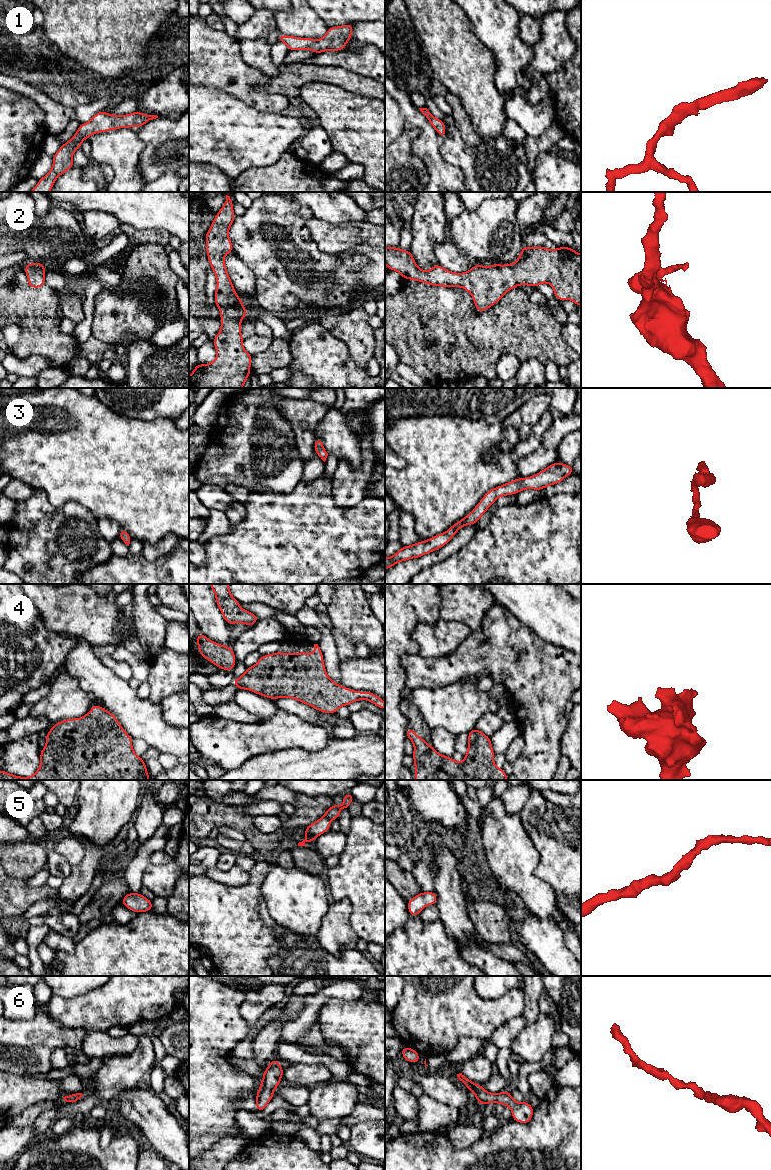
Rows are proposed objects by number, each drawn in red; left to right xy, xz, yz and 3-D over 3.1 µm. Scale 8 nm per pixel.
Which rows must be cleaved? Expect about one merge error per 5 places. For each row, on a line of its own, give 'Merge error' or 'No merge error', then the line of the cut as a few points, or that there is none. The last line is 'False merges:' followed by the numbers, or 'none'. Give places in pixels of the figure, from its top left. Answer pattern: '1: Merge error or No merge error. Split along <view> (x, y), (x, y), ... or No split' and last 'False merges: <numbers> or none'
1: No merge error. No split
2: No merge error. No split
3: No merge error. No split
4: No merge error. No split
5: No merge error. No split
6: No merge error. No split
False merges: none

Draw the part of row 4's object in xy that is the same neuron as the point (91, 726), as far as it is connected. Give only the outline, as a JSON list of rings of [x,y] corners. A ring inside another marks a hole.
[[[93,704],[92,706],[91,710],[83,717],[77,719],[70,718],[60,721],[54,724],[54,726],[48,731],[48,734],[45,737],[46,746],[40,751],[40,767],[34,775],[30,777],[20,777],[0,770],[0,780],[150,780],[150,777],[147,774],[145,761],[133,751],[133,738],[125,732],[115,715],[110,713],[108,710],[101,708],[100,705]]]

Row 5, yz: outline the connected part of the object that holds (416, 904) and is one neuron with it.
[[[422,892],[407,902],[411,916],[416,917],[427,905],[436,905],[437,894],[433,892]]]

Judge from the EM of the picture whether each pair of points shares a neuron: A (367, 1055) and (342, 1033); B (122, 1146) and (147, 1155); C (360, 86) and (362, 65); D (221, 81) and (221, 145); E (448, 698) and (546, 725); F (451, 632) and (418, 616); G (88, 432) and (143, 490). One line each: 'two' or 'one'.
A: one
B: two
C: two
D: two
E: two
F: two
G: one

